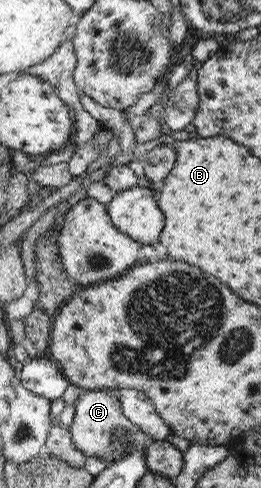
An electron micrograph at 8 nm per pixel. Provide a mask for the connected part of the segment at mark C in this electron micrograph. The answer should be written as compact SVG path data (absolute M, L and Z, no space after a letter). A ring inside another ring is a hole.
M117 389L83 391L76 403L76 418L71 431L77 447L84 450L87 456L98 456L115 463L136 450L148 448L156 440L151 434L144 432L139 424L128 418Z

